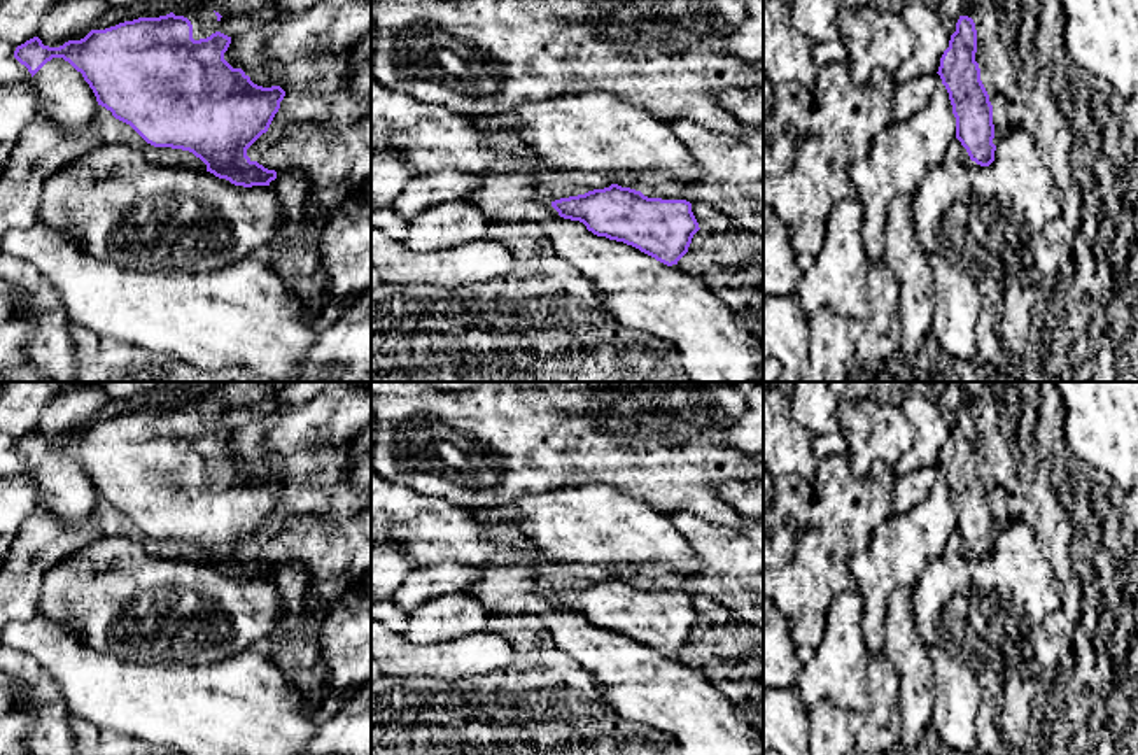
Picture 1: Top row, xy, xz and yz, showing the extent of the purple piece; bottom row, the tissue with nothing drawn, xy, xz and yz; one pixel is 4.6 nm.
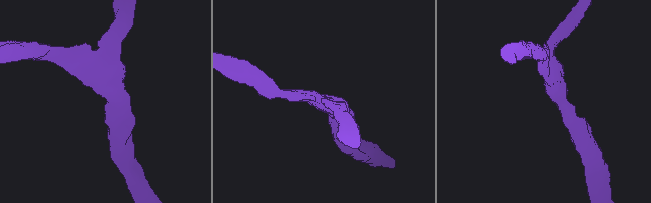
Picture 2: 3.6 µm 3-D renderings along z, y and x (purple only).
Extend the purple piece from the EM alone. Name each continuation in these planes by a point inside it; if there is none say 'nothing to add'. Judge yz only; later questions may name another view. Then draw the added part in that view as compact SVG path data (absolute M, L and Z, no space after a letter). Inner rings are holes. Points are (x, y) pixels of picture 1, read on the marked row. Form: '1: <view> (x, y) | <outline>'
nothing to add

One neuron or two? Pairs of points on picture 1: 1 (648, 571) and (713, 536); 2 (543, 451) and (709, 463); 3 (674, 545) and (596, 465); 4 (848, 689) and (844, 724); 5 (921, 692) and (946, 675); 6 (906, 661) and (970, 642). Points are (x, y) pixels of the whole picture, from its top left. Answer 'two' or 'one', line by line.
1: one
2: one
3: two
4: two
5: two
6: two

